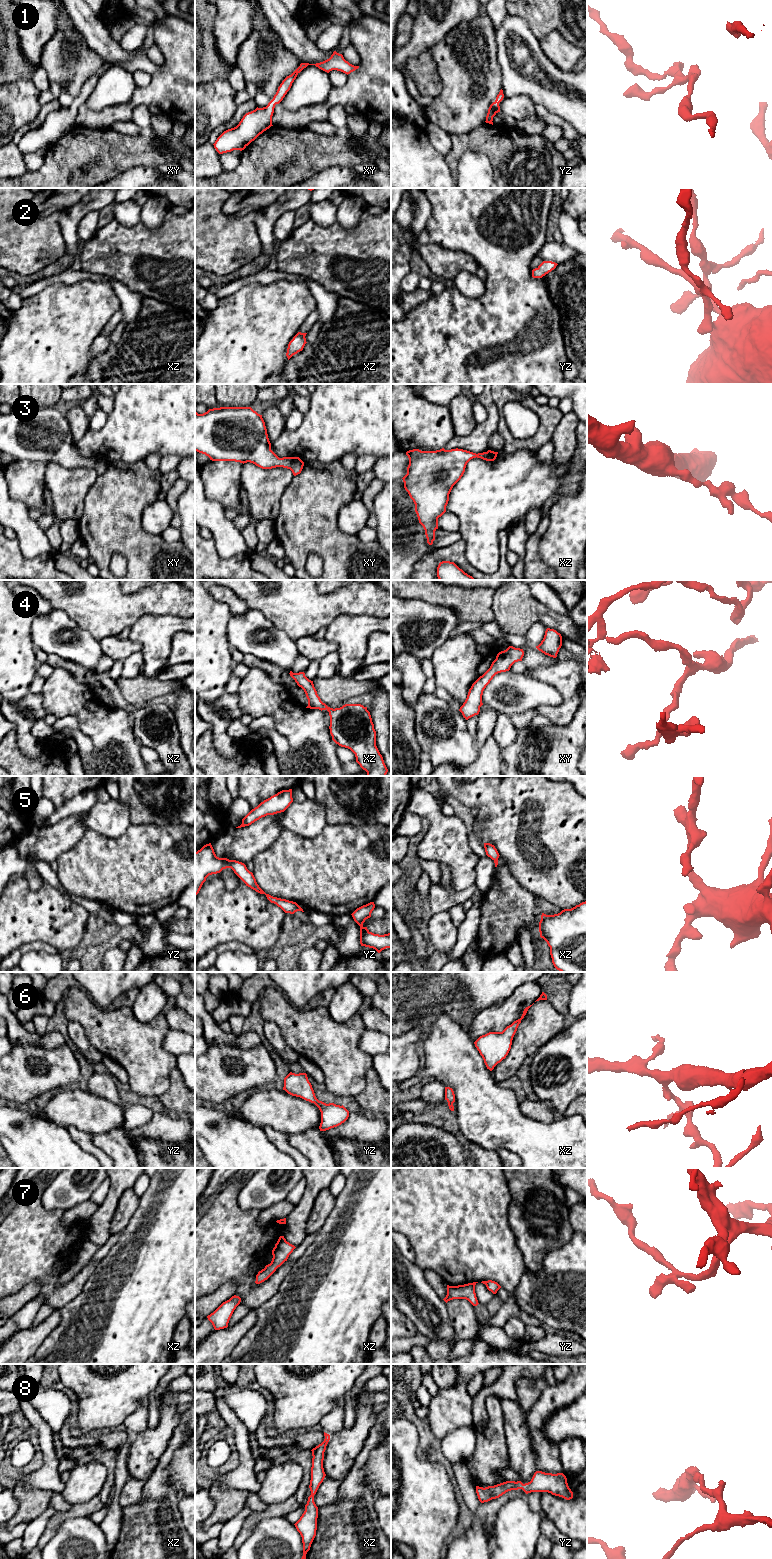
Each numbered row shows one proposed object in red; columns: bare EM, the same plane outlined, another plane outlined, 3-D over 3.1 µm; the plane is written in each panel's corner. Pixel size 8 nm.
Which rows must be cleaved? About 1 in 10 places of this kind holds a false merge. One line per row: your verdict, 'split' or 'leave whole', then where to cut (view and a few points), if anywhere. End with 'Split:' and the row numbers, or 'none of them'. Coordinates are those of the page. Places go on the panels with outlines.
1: leave whole; no cut
2: leave whole; no cut
3: leave whole; no cut
4: leave whole; no cut
5: leave whole; no cut
6: leave whole; no cut
7: leave whole; no cut
8: leave whole; no cut
Split: none of them

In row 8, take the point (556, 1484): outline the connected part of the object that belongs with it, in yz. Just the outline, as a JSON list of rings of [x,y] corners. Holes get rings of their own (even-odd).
[[[536,1471],[530,1482],[523,1484],[521,1481],[506,1481],[494,1486],[476,1486],[476,1493],[481,1503],[499,1498],[511,1490],[522,1489],[526,1494],[531,1492],[548,1492],[566,1500],[573,1498],[573,1492],[568,1486],[567,1478],[563,1473],[545,1473]]]

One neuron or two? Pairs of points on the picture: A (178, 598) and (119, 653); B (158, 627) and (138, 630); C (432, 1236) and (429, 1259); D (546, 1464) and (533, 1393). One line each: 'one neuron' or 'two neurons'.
A: two neurons
B: one neuron
C: one neuron
D: two neurons

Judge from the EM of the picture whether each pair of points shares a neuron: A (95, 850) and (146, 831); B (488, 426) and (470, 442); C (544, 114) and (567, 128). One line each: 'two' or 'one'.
A: one
B: one
C: one

